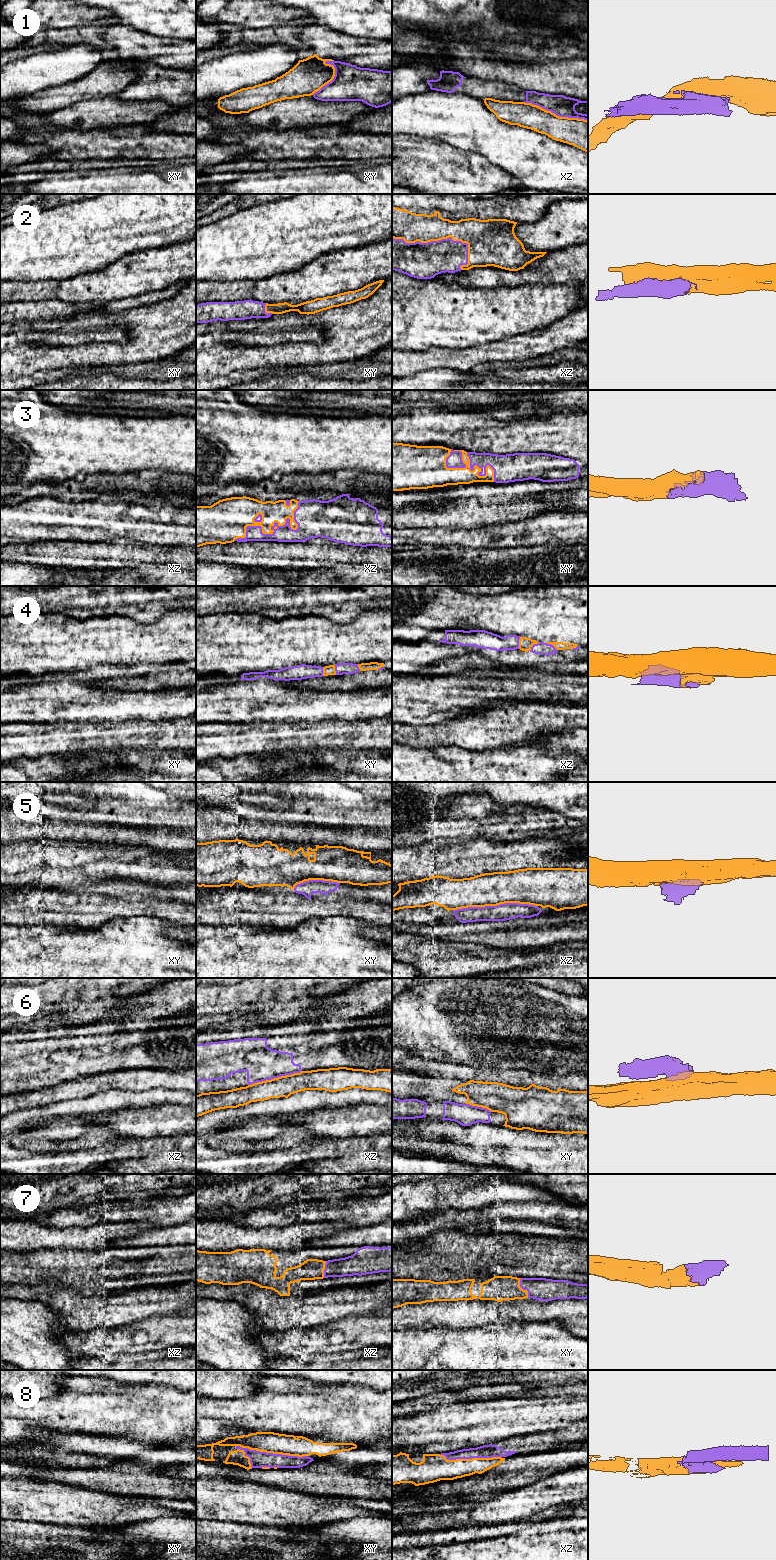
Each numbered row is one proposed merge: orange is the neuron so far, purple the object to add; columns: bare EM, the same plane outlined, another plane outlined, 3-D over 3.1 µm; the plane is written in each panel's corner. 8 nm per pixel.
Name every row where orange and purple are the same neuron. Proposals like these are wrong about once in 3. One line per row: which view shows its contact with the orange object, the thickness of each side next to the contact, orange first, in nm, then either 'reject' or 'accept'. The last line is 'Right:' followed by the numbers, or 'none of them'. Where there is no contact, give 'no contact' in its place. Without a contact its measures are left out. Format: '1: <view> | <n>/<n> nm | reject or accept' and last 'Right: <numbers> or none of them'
1: xz | 220/170 nm | reject
2: xz | 240/280 nm | accept
3: xz | 170/170 nm | accept
4: xz | 110/140 nm | reject
5: xz | 280/140 nm | reject
6: xz | 170/280 nm | reject
7: xy | 200/180 nm | accept
8: xy | 170/130 nm | accept
Right: 2, 3, 7, 8

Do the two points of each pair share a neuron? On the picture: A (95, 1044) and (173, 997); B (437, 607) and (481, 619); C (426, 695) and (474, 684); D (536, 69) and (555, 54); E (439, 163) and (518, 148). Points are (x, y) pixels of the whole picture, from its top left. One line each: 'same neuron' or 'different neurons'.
A: same neuron
B: same neuron
C: same neuron
D: different neurons
E: different neurons

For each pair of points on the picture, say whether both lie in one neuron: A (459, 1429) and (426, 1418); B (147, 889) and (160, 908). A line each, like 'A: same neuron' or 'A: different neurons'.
A: same neuron
B: different neurons

